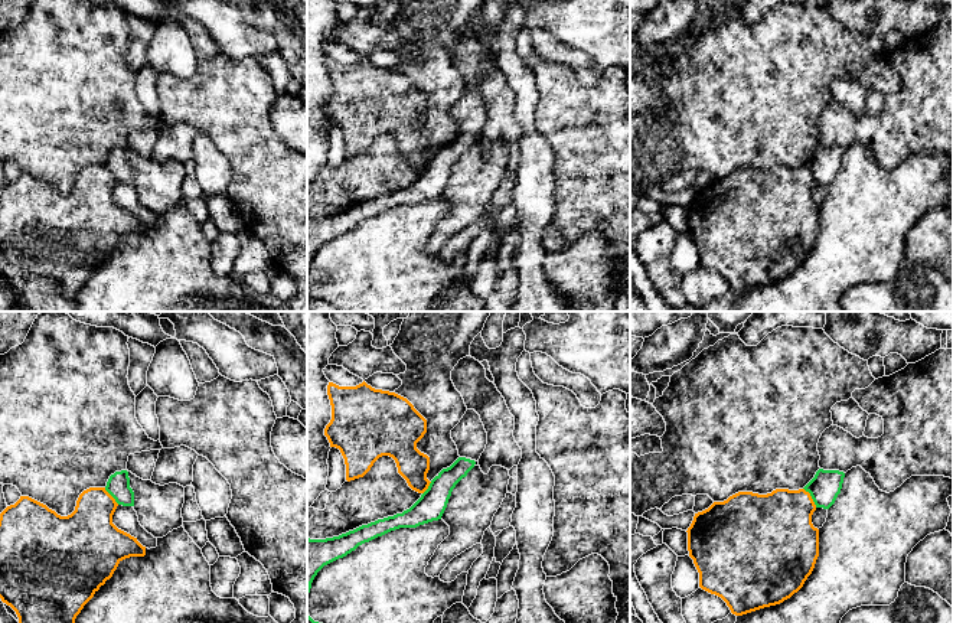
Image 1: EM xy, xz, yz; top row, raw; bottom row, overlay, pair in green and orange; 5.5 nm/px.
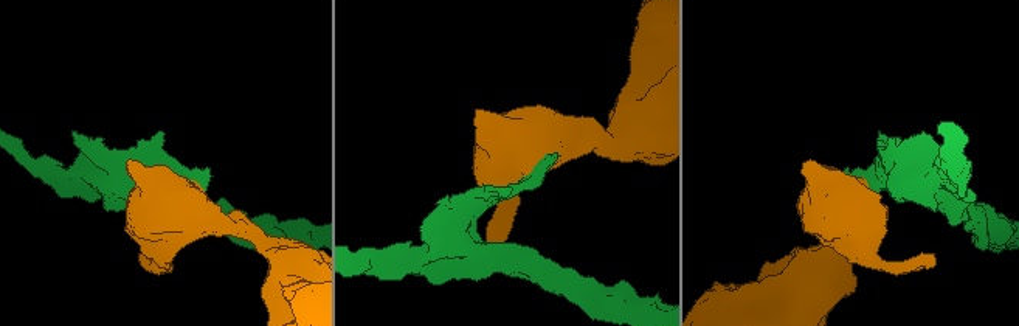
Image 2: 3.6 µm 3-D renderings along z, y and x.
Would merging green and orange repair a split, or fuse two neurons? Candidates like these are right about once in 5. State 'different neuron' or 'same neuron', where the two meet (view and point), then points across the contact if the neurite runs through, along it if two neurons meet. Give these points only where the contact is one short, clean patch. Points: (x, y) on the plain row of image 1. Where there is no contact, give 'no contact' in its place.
different neuron | yz (812, 175) | along yz (803, 165), (816, 183)

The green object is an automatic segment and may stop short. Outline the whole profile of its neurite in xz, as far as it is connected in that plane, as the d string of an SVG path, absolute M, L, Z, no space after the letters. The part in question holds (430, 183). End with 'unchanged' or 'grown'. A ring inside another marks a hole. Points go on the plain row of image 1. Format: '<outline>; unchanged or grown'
M458 134L443 146L430 160L421 174L402 190L362 202L339 213L326 216L307 215L307 274L317 249L327 241L346 234L359 222L399 205L417 205L441 196L456 162L467 153L476 138Z; unchanged

